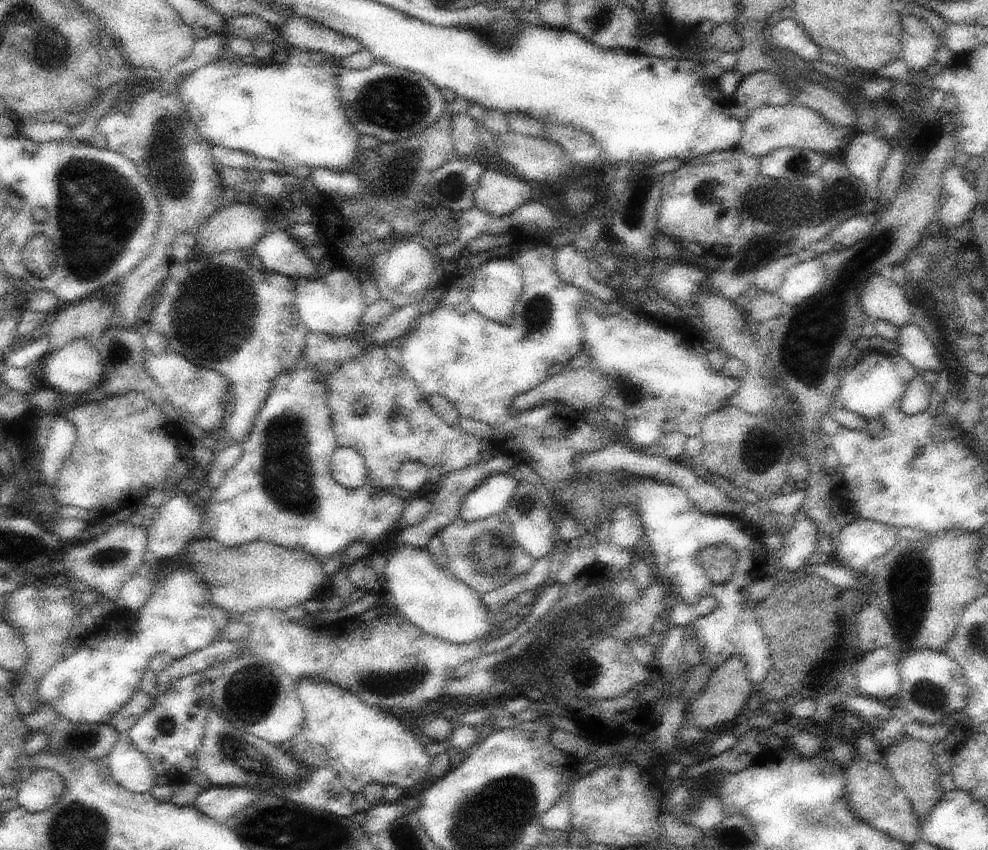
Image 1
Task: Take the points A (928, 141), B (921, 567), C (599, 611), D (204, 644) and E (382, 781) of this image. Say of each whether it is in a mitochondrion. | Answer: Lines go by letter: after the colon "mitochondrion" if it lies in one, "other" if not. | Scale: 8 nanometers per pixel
A: mitochondrion
B: mitochondrion
C: mitochondrion
D: other
E: other

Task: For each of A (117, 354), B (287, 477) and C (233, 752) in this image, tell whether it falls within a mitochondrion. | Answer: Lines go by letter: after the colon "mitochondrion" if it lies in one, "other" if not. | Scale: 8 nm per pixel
A: other
B: mitochondrion
C: mitochondrion

